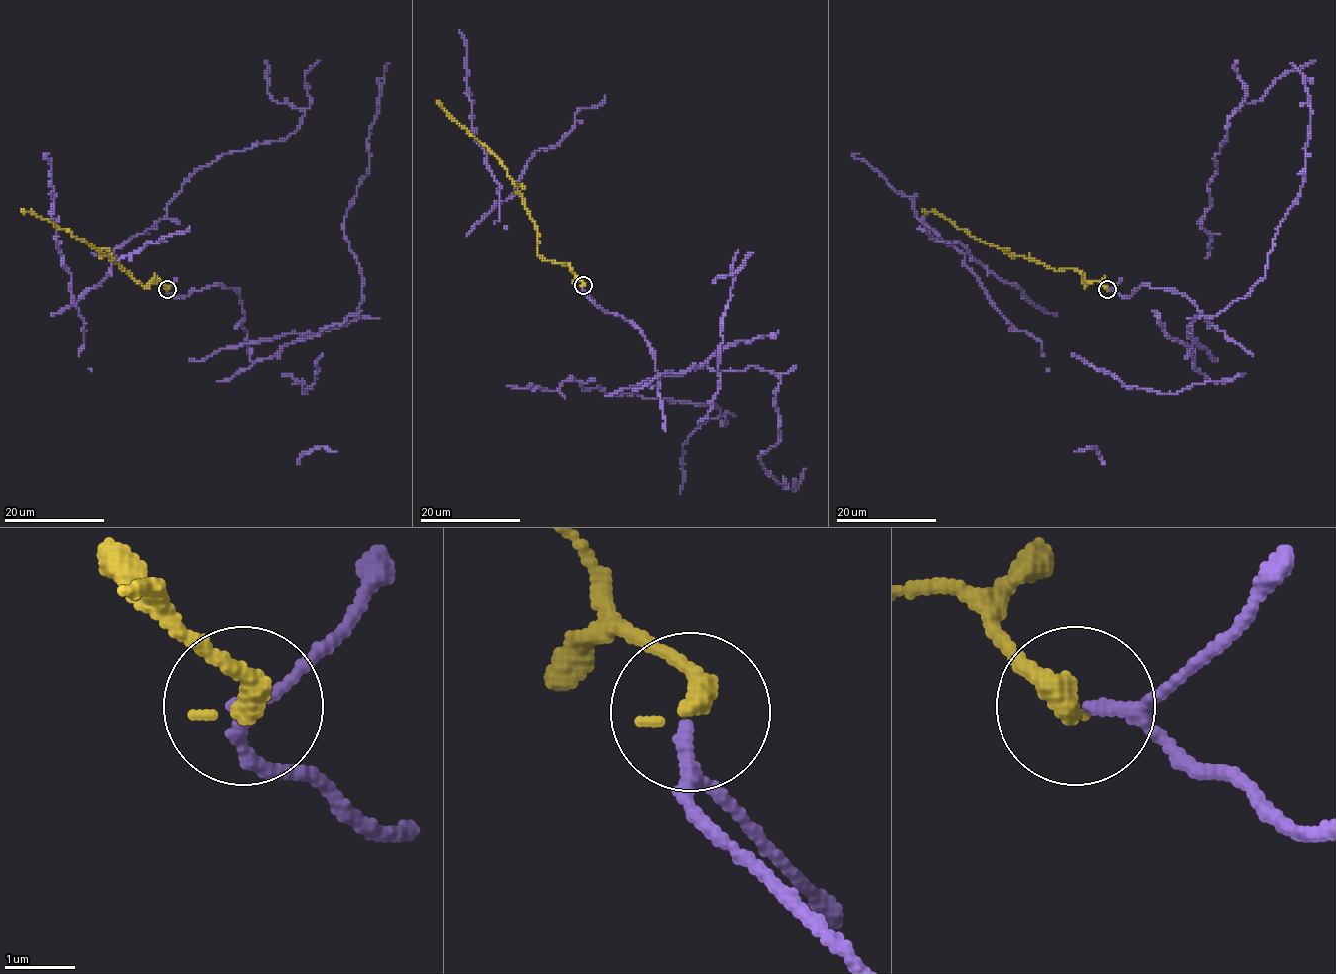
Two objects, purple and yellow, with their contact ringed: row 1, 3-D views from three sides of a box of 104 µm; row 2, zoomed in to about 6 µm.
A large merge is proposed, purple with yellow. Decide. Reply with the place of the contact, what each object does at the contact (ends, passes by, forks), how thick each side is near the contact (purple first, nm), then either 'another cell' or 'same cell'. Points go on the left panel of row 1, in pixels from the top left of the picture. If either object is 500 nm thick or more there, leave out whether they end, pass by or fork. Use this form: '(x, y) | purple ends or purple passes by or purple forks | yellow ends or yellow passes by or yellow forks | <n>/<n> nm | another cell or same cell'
(167, 289) | purple passes by | yellow ends | 160/360 nm | same cell

